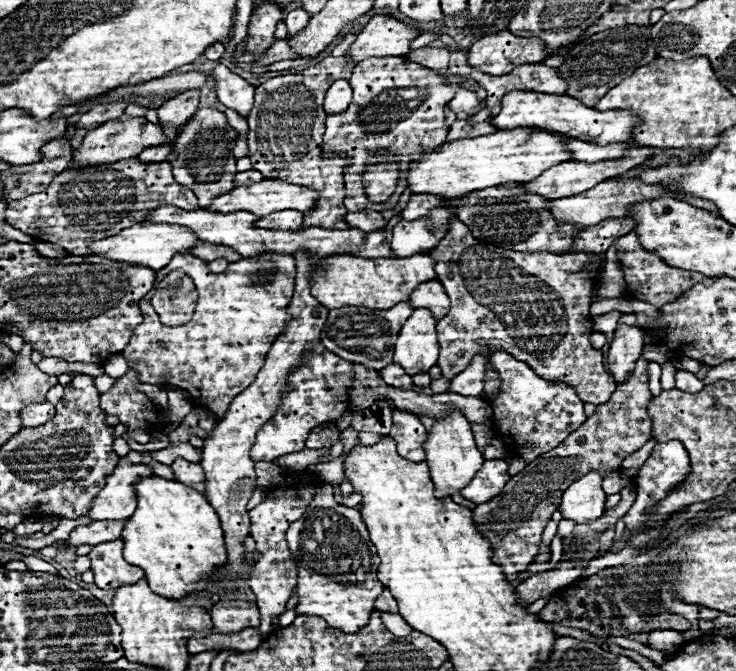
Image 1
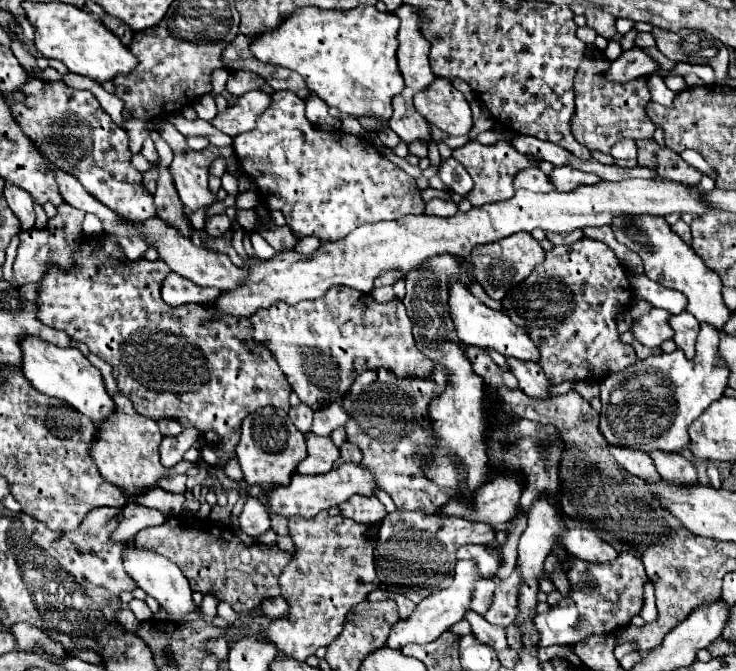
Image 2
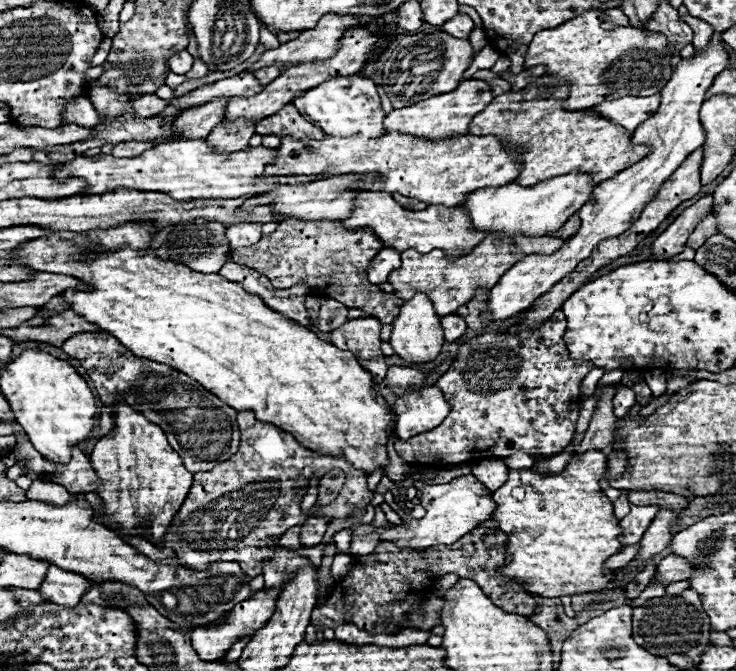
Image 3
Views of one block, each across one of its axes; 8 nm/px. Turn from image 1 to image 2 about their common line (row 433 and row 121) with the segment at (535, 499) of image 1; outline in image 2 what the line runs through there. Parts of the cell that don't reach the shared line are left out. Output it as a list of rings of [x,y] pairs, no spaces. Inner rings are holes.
[[[598,52],[596,60],[582,60],[578,66],[578,74],[574,78],[574,92],[576,92],[576,114],[572,120],[572,132],[576,140],[590,150],[600,150],[610,154],[612,146],[620,140],[650,140],[656,132],[656,124],[650,122],[646,116],[646,104],[650,102],[650,92],[644,78],[626,82],[626,84],[612,84],[600,78],[606,70],[608,60],[602,52]]]

